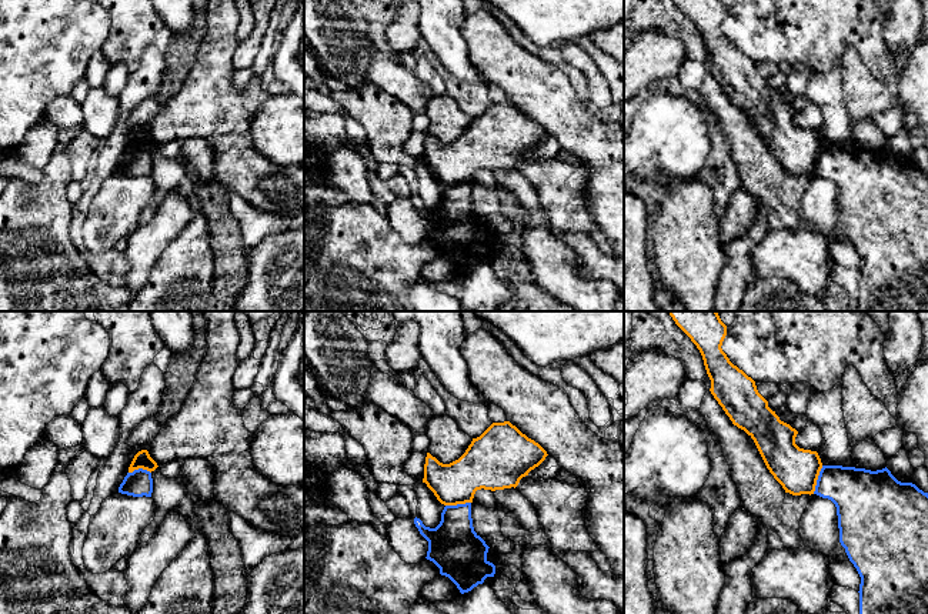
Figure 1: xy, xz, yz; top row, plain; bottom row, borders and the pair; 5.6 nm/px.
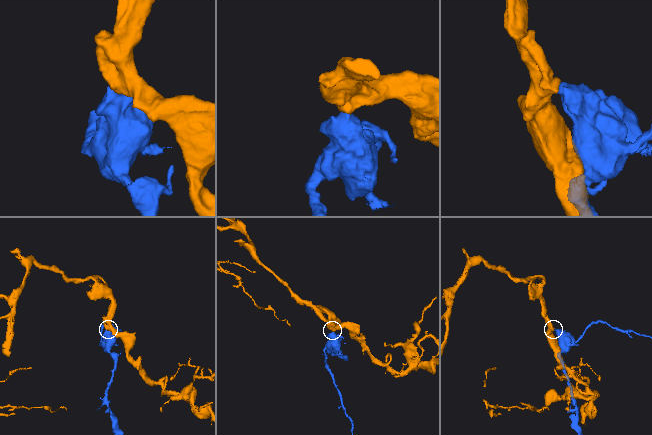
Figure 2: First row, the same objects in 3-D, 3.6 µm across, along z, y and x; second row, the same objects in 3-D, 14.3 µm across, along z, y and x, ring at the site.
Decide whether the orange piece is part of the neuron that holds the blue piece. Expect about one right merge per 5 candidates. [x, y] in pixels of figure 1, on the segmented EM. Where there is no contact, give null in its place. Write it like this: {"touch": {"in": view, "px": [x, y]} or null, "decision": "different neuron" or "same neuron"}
{"touch": {"in": "yz", "px": [817, 480]}, "decision": "different neuron"}

